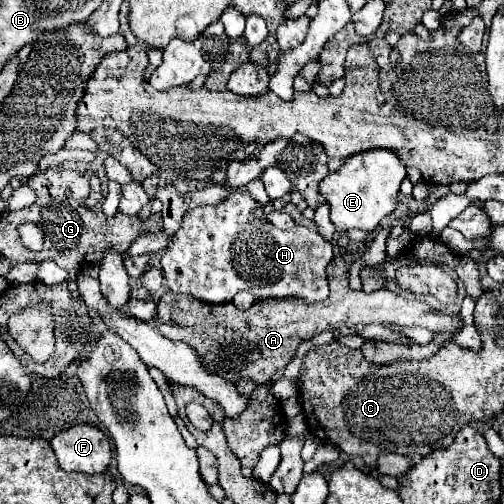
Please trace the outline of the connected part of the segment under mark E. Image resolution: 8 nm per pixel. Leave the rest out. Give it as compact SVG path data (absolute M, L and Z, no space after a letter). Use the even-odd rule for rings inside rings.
M368 150L346 158L340 170L330 172L320 182L320 194L330 206L330 220L336 232L348 232L352 228L372 232L396 208L400 182L404 178L404 162L392 150Z

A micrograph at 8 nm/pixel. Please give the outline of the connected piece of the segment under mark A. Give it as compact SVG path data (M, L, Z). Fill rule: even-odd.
M338 250L330 262L326 276L330 284L330 296L322 304L306 306L298 300L260 300L250 310L238 310L234 304L204 304L190 295L167 292L160 296L156 308L156 326L158 330L176 342L186 342L196 348L198 358L212 374L226 378L230 384L238 380L250 380L254 384L270 382L280 368L286 368L294 358L300 342L310 340L312 336L324 330L336 330L338 334L350 334L354 326L366 324L396 324L396 326L424 326L432 332L458 332L462 320L456 316L446 316L432 310L426 302L406 300L390 290L382 292L354 292L348 286L348 268L354 262L350 250ZM202 334L218 334L216 340L204 340Z

